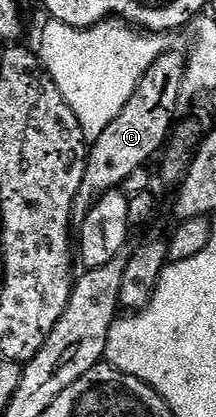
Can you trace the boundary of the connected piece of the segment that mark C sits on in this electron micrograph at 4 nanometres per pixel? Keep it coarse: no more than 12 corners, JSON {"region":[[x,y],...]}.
{"region":[[165,50],[88,148],[72,202],[79,229],[97,199],[161,150],[185,90]]}

